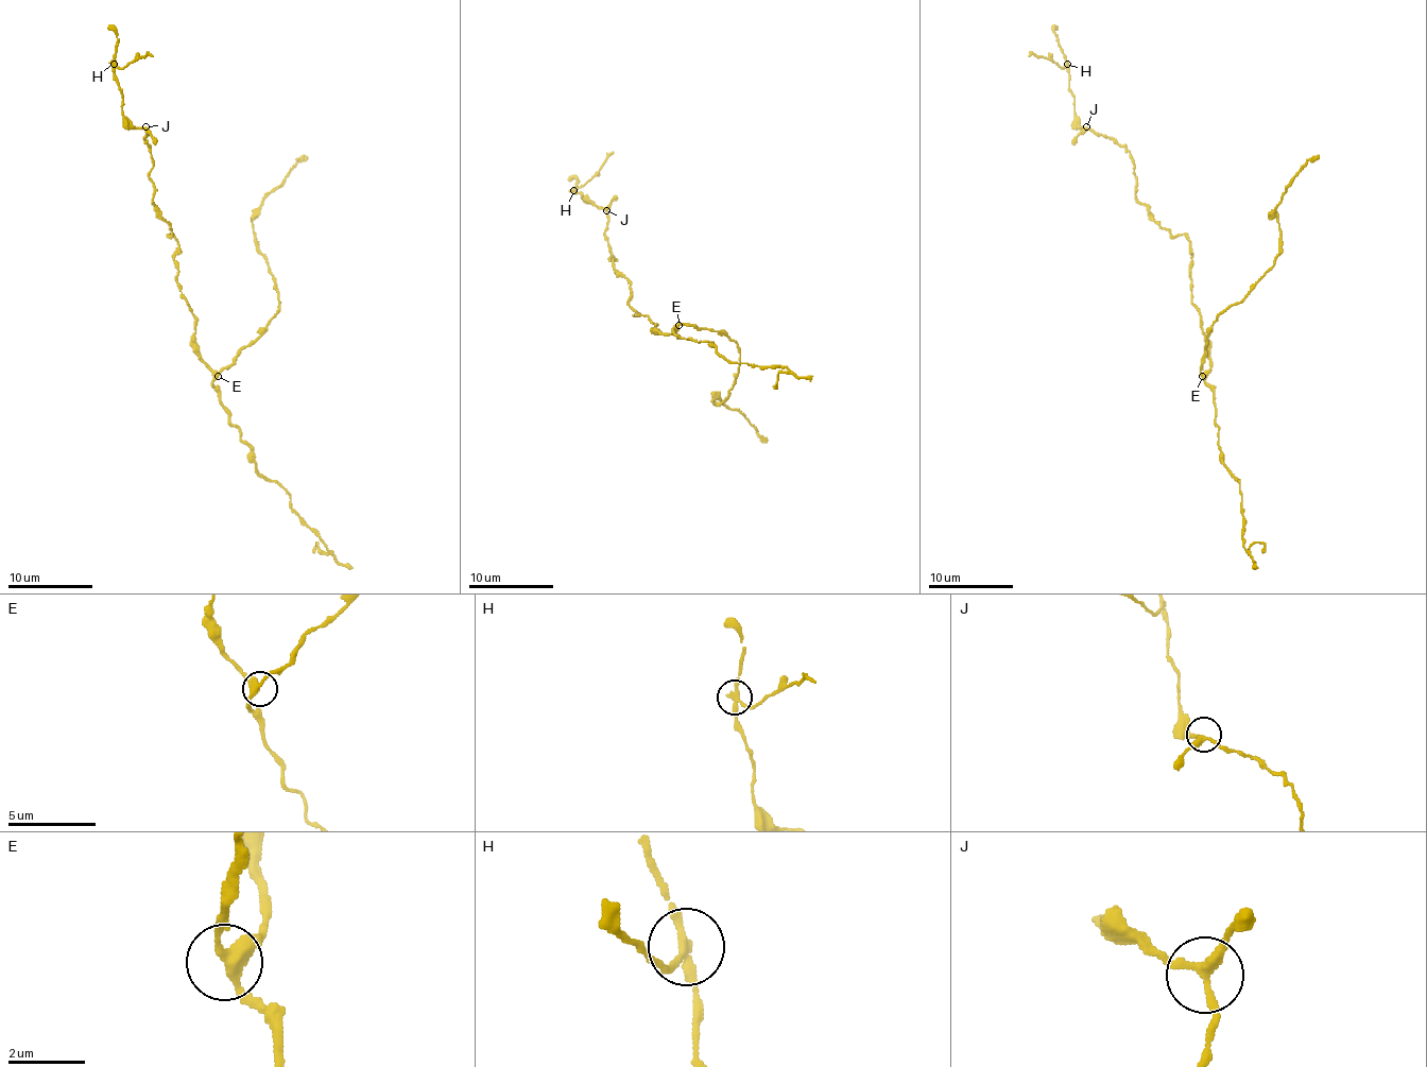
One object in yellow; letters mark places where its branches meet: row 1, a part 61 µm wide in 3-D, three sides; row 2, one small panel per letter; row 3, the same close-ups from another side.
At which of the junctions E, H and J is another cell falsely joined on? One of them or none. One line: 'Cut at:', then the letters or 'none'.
Cut at: H

